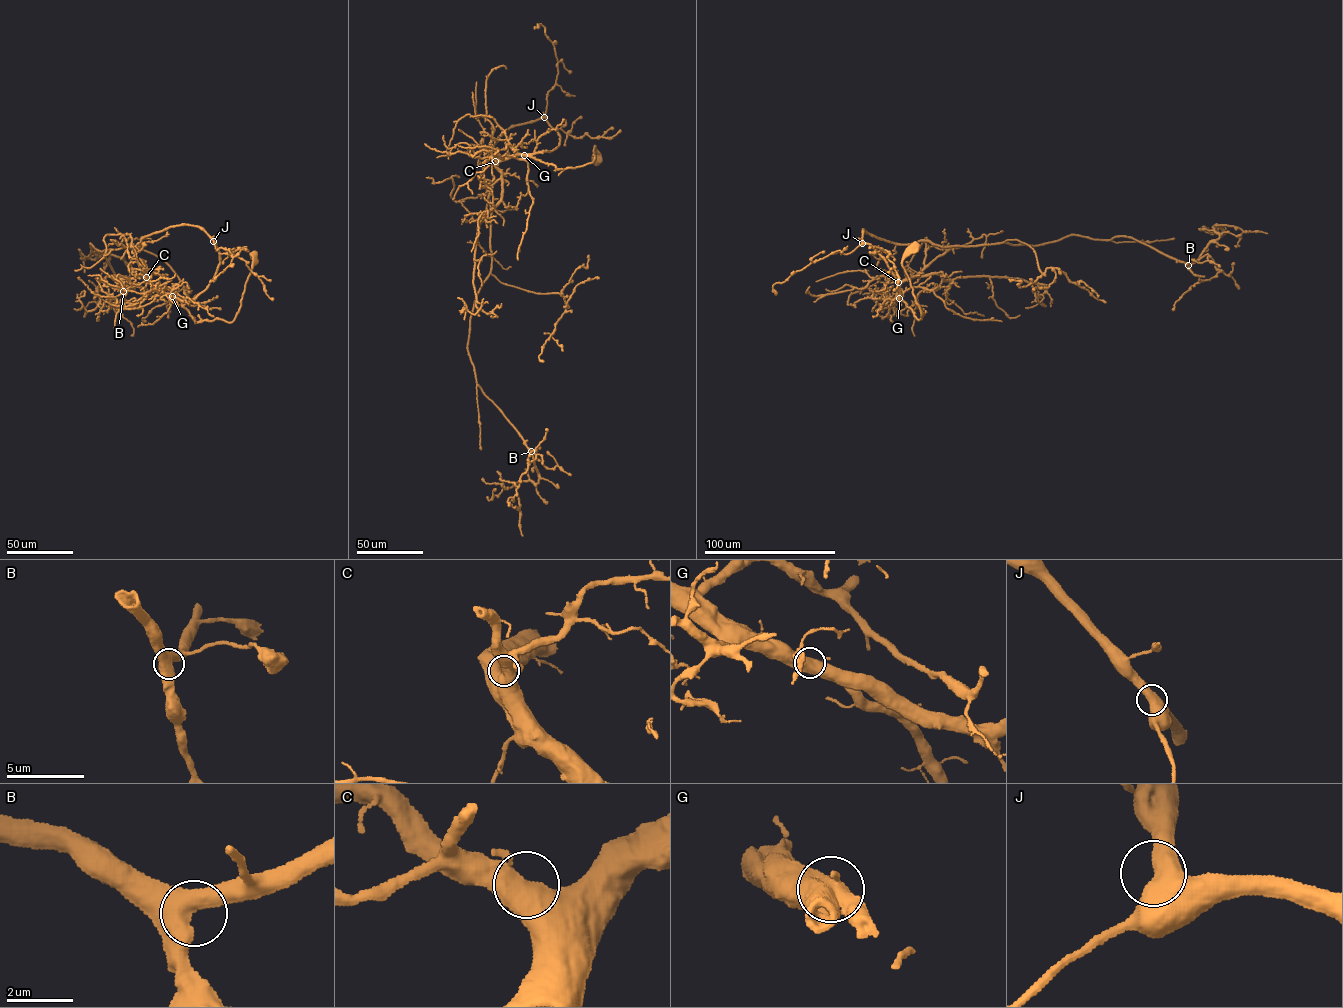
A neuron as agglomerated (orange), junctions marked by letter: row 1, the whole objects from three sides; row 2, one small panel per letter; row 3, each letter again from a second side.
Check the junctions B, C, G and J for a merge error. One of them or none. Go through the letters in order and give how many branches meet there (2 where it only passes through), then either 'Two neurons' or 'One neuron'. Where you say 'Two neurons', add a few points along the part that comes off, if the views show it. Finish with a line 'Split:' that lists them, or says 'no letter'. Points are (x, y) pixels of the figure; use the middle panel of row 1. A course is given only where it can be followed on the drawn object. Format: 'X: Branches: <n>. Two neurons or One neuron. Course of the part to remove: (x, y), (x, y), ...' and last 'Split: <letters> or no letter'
B: Branches: 2. One neuron
C: Branches: 3. One neuron
G: Branches: 3. One neuron
J: Branches: 2. One neuron
Split: no letter

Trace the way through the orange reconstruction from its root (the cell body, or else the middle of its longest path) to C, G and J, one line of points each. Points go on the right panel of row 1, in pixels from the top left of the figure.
C: (914, 246), (902, 265), (923, 314), (920, 319), (896, 297), (898, 282)
G: (914, 246), (902, 265), (921, 317), (916, 318), (899, 298)
J: (914, 246), (902, 265), (923, 314), (919, 319), (907, 304), (899, 302), (900, 291), (887, 262), (862, 243)

